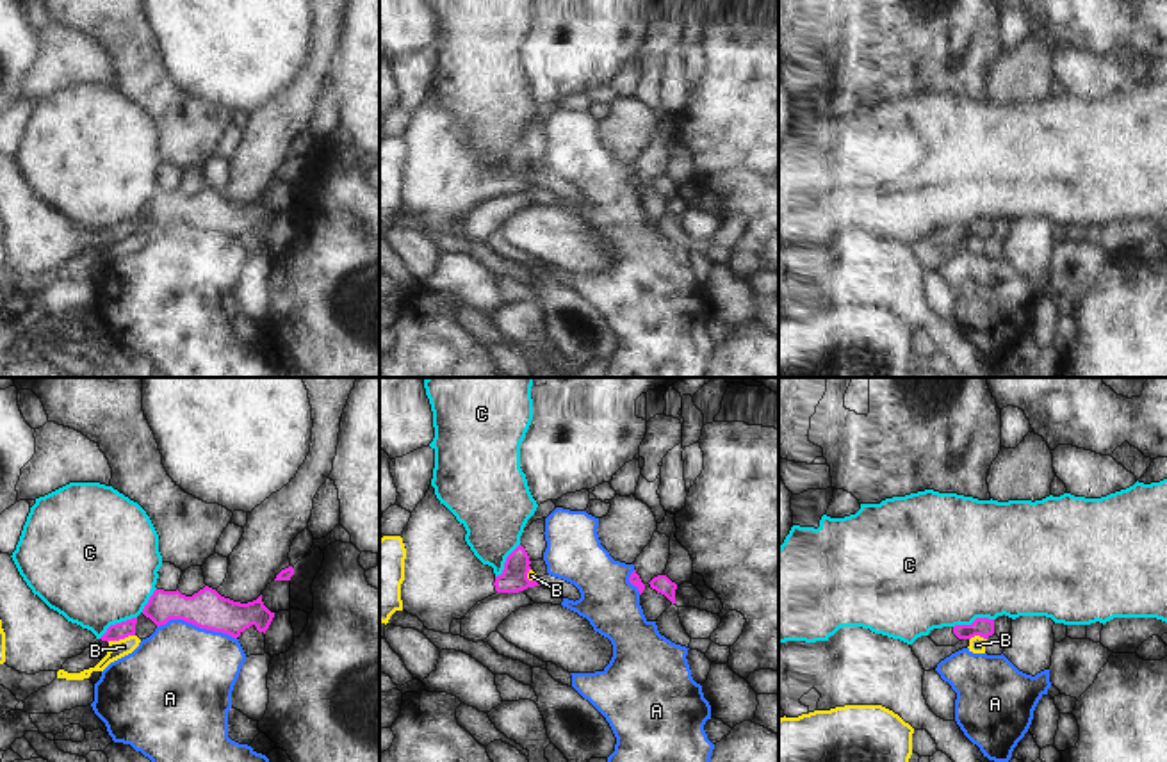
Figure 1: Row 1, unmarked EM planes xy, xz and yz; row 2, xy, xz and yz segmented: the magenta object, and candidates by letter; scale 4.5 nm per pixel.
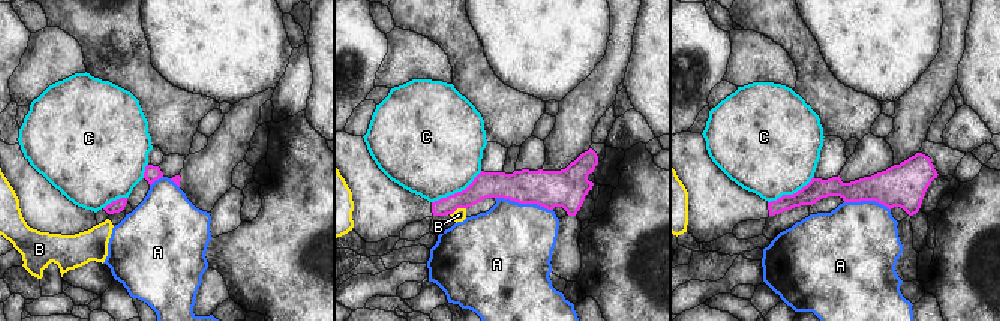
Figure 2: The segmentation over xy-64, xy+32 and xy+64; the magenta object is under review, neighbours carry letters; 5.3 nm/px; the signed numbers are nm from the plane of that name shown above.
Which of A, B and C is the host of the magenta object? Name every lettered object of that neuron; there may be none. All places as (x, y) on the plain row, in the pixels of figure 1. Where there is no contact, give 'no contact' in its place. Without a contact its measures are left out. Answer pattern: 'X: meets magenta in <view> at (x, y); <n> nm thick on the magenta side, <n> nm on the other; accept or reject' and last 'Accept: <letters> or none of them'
A: meets magenta in xy at (196, 226); 180 nm thick on the magenta side, 460 nm on the other; reject
B: meets magenta in xy at (120, 239); 80 nm thick on the magenta side, 80 nm on the other; reject
C: meets magenta in yz at (975, 221); 90 nm thick on the magenta side, 480 nm on the other; reject
Accept: none of them

